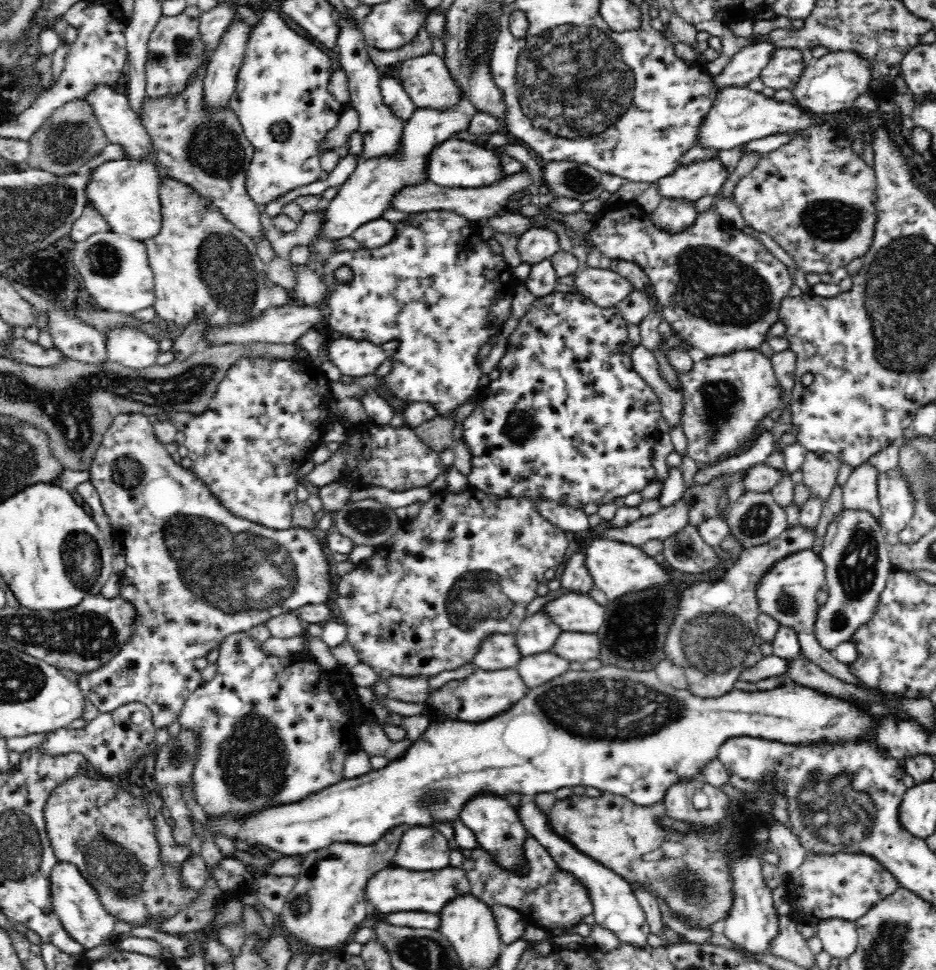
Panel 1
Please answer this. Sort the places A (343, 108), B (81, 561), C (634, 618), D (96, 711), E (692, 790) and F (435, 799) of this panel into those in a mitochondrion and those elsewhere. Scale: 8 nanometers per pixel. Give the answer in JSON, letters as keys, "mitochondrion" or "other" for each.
{"A":"other","B":"mitochondrion","C":"mitochondrion","D":"other","E":"other","F":"mitochondrion"}

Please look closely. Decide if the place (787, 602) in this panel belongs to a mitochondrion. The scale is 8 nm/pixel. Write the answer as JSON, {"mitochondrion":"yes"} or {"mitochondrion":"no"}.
{"mitochondrion":"yes"}

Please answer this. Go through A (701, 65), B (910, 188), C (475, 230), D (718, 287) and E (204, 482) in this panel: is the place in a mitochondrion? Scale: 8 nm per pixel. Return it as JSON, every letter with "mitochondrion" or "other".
{"A":"other","B":"other","C":"other","D":"mitochondrion","E":"other"}

